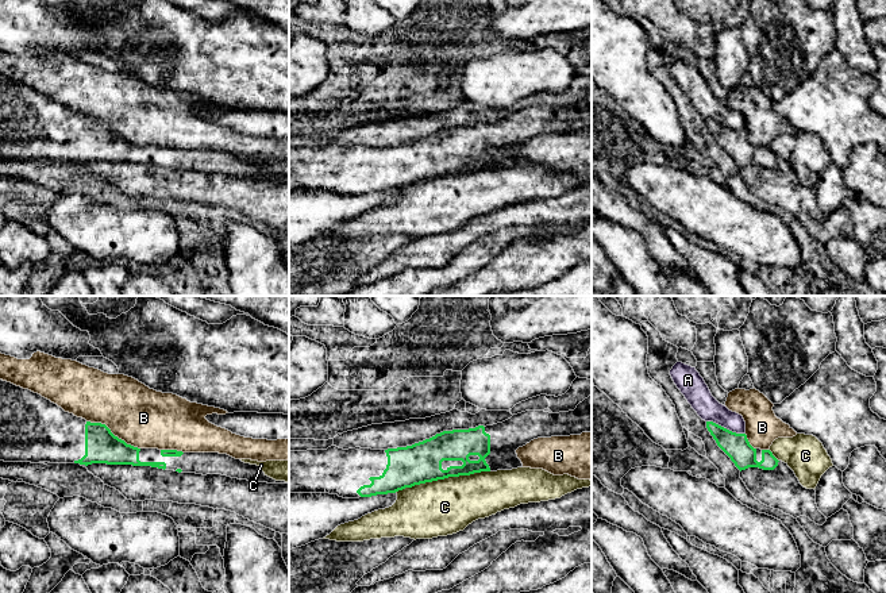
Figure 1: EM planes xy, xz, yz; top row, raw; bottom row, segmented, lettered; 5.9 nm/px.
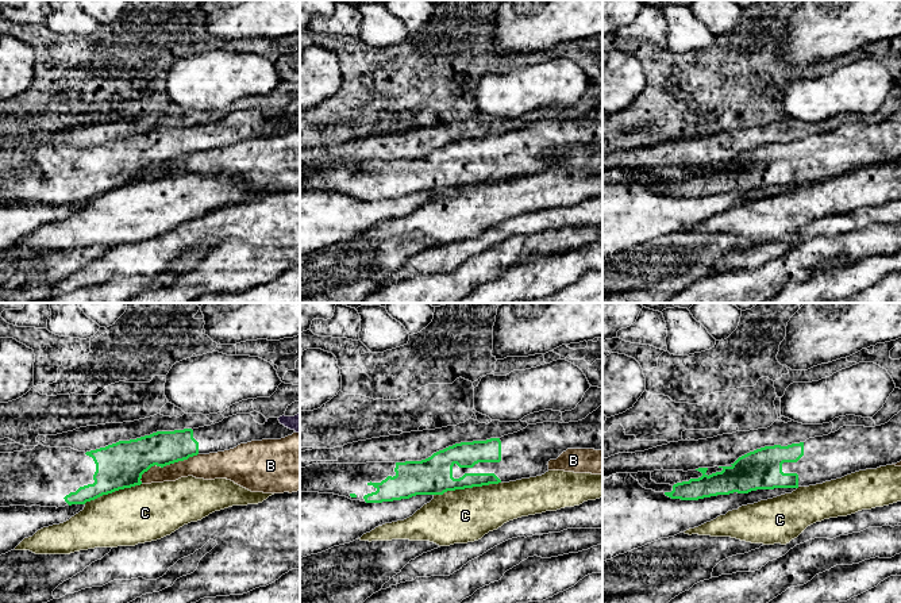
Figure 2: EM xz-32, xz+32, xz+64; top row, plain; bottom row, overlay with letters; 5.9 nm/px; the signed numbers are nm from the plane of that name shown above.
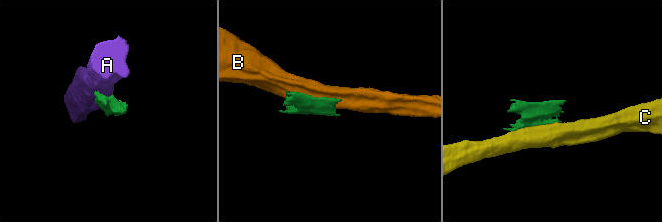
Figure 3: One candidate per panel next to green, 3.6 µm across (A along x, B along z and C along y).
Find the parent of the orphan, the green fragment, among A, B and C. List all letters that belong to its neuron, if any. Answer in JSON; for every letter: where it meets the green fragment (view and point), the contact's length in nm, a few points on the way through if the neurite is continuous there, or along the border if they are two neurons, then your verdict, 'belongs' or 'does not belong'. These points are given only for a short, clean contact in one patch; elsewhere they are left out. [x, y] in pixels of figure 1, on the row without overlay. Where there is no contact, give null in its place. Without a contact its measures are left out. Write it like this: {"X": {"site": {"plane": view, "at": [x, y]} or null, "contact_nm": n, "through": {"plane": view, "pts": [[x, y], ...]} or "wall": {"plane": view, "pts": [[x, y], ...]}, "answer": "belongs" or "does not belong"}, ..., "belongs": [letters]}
{"A": {"site": {"plane": "yz", "at": [725, 126]}, "contact_nm": 240, "answer": "does not belong"}, "B": {"site": {"plane": "xy", "at": [112, 131]}, "contact_nm": 360, "answer": "does not belong"}, "C": {"site": {"plane": "xz", "at": [442, 176]}, "contact_nm": 600, "answer": "does not belong"}, "belongs": []}

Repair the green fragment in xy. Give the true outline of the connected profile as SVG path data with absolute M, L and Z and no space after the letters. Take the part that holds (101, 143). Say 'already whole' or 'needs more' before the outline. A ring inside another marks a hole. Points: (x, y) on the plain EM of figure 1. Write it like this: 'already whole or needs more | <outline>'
needs more | M0 77L0 158L151 163L178 170L222 172L251 180L288 181L267 174L257 162L244 161L227 151L134 145L115 134L105 122L77 115L41 92L3 77Z

